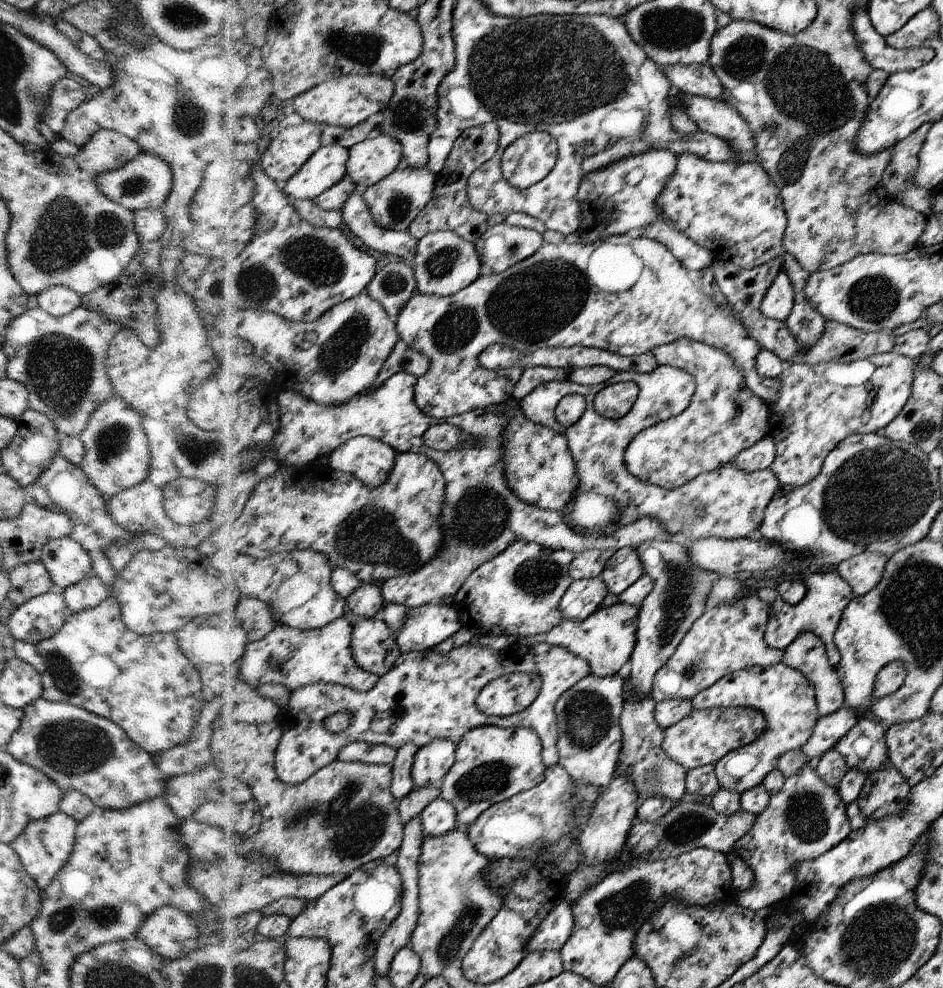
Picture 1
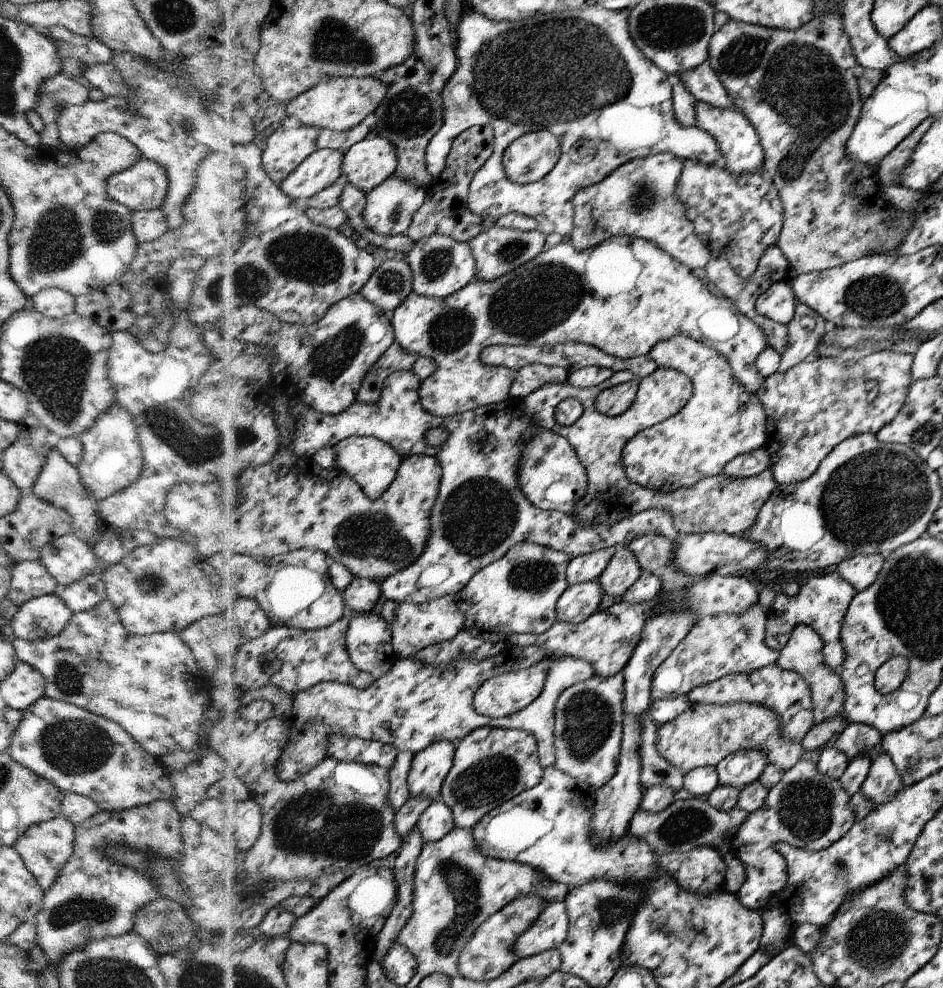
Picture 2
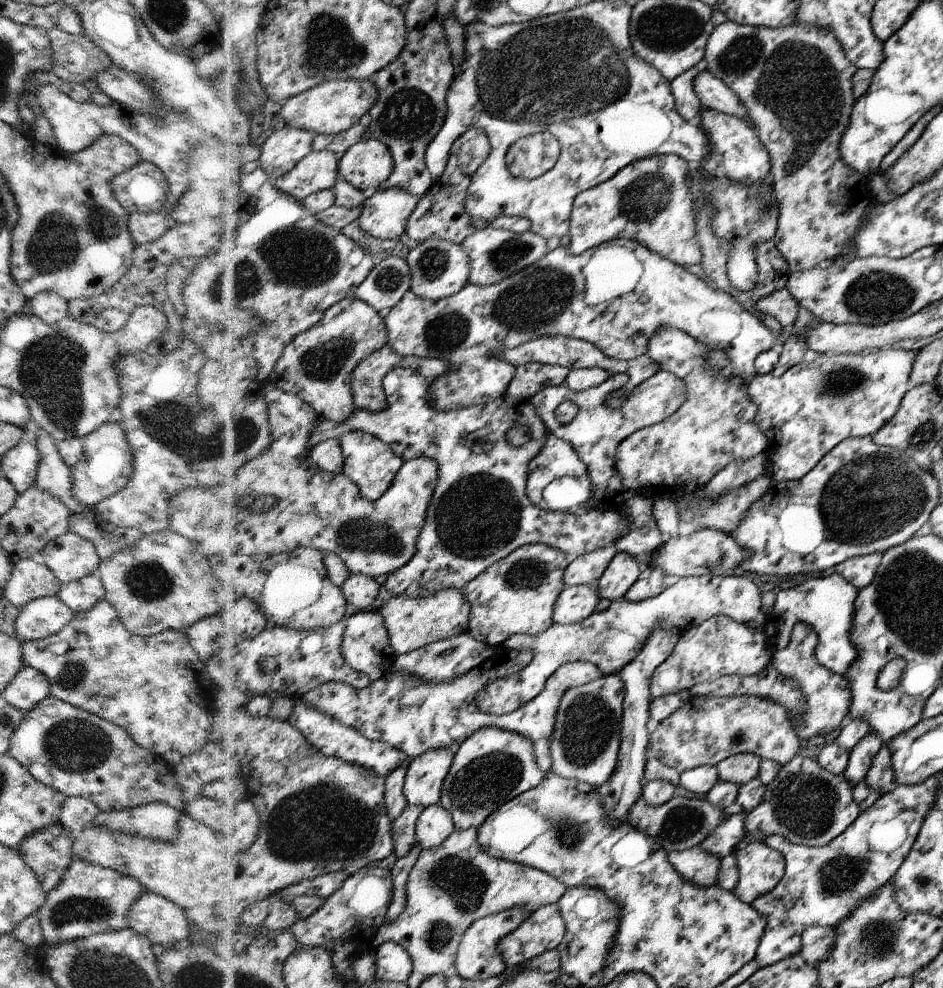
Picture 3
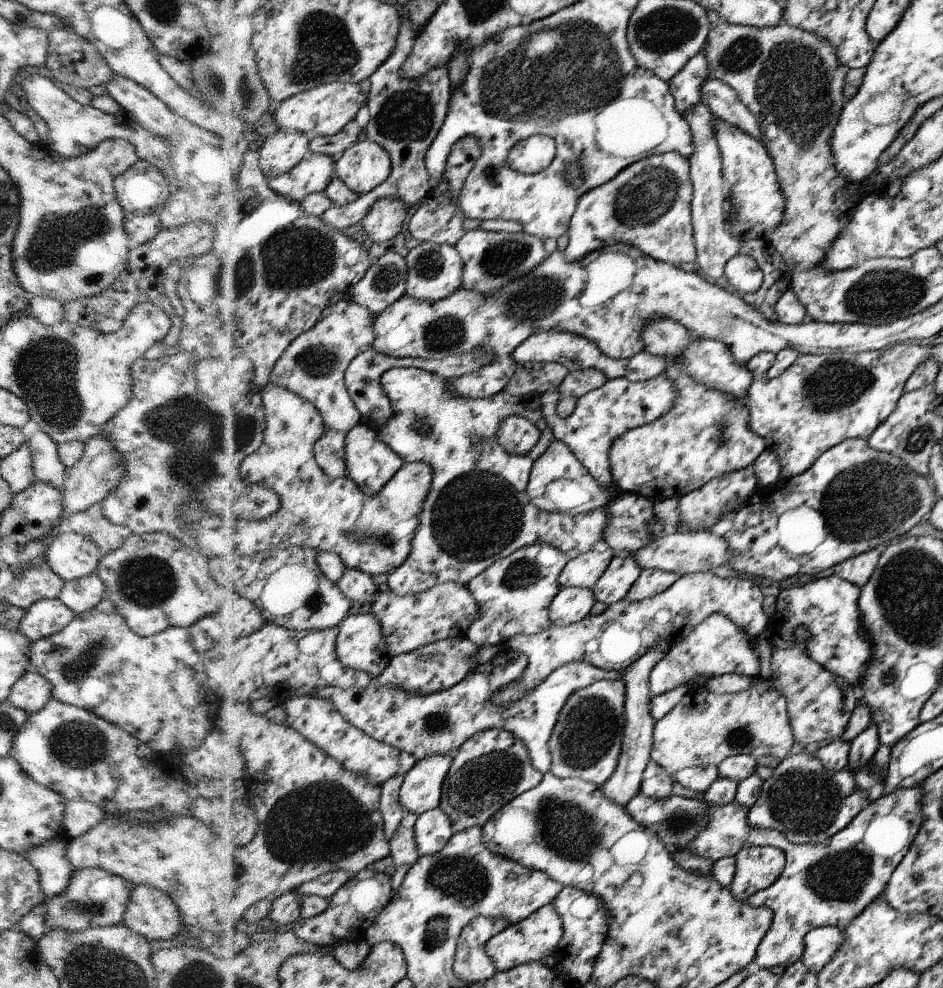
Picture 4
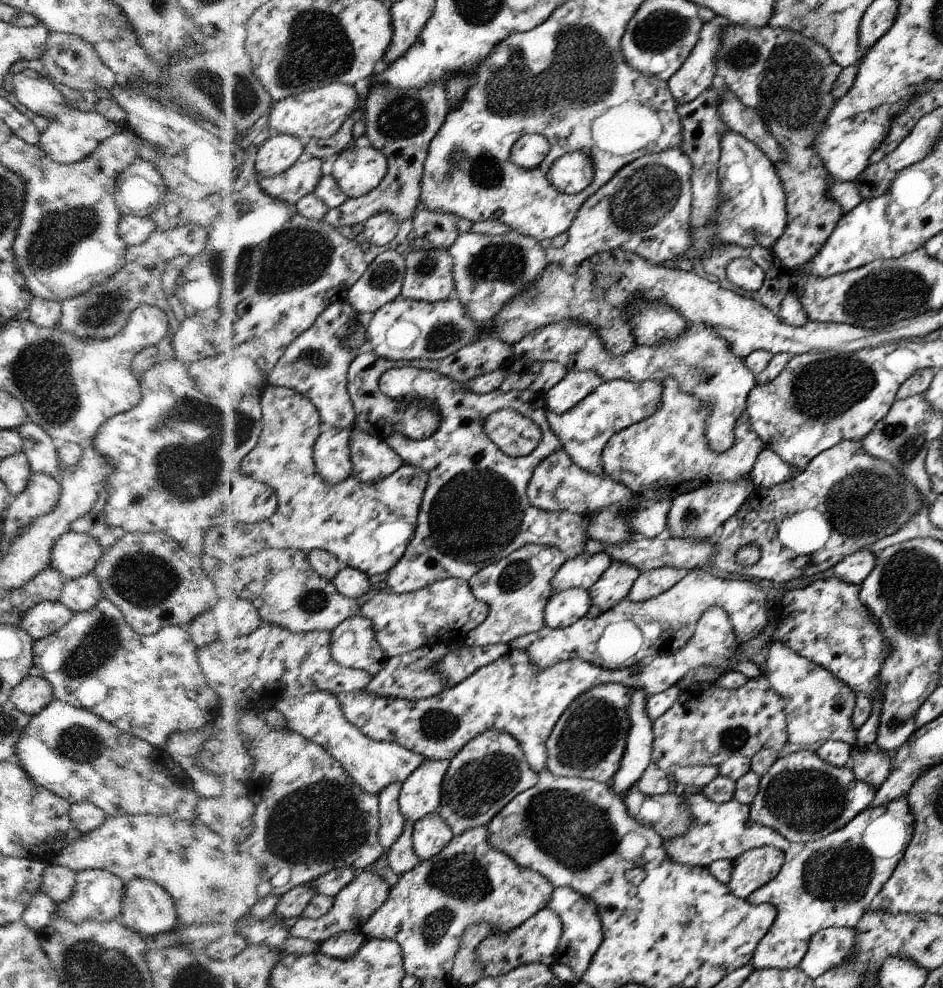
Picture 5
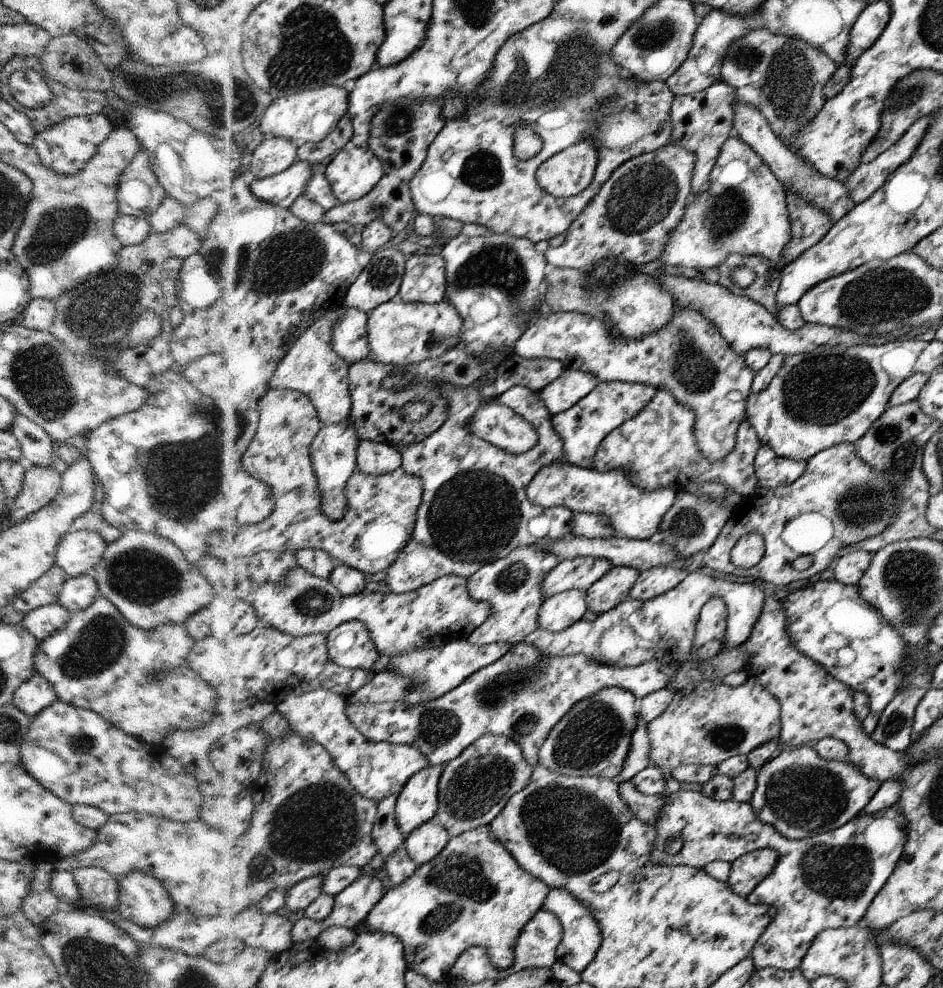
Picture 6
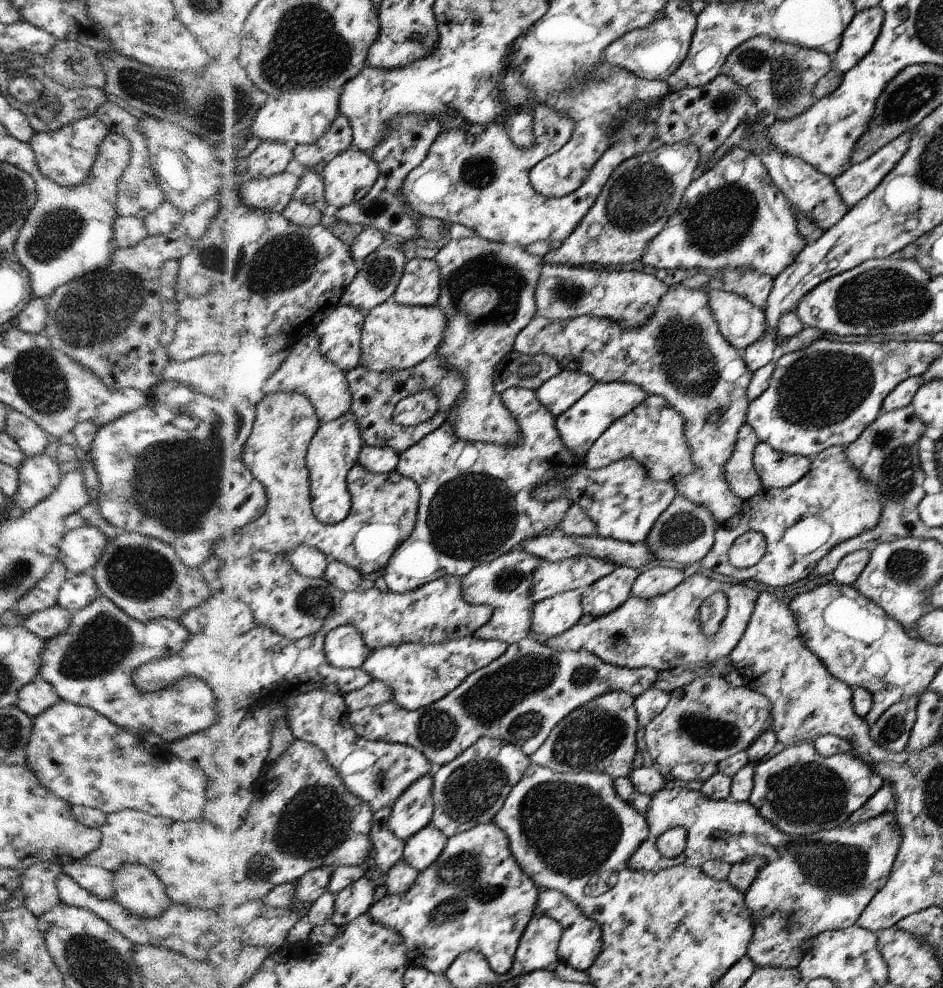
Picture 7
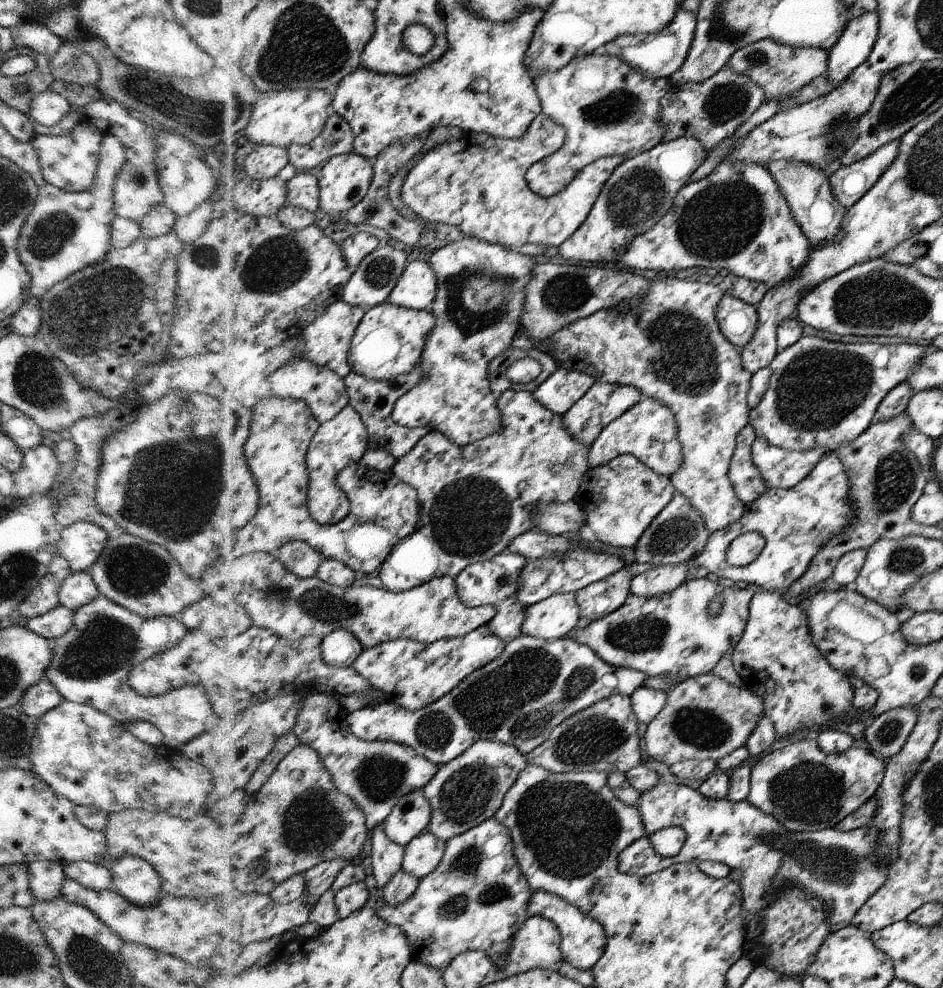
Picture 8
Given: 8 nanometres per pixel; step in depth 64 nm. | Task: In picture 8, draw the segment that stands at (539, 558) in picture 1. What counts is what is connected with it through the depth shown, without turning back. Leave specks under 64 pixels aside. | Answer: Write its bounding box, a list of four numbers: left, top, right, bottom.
[456,552,527,644]

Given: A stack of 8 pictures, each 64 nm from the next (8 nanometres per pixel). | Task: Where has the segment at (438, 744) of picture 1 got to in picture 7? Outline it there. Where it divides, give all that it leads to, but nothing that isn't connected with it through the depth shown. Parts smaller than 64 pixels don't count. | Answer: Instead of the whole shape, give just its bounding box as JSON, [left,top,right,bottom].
[391,772,436,841]

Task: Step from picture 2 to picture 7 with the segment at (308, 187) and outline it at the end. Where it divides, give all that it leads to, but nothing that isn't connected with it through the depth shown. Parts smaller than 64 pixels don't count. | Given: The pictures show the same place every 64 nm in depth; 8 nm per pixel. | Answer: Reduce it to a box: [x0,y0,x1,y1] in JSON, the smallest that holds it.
[240,172,300,213]

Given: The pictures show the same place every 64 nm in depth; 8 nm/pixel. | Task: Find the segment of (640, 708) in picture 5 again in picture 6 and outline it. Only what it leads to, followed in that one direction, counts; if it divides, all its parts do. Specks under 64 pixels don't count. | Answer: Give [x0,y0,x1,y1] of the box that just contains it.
[617,720,651,782]

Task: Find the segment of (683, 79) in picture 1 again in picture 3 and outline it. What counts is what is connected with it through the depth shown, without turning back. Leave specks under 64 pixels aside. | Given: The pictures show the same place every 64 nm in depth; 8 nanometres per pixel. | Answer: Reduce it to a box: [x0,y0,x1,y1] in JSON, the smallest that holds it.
[695,66,753,126]

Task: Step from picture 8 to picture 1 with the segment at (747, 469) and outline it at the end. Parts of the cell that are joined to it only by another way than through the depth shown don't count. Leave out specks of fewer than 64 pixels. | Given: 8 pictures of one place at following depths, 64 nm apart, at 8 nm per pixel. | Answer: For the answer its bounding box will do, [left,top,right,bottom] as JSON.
[626,338,769,490]

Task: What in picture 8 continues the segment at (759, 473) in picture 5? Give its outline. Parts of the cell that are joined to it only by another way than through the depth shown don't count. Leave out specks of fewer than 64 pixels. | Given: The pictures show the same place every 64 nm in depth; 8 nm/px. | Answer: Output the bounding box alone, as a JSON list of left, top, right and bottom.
[754,436,828,489]

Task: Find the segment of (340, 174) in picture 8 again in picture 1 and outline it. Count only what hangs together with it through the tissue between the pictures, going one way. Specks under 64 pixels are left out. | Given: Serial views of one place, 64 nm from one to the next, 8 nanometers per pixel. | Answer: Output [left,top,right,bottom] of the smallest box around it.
[350,134,405,190]

